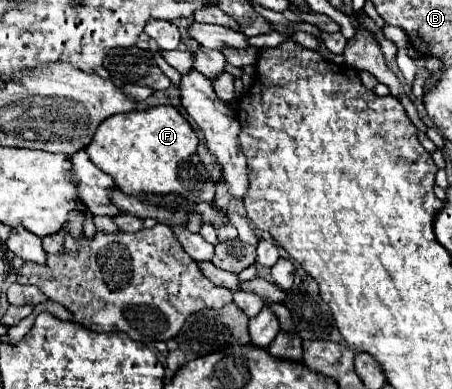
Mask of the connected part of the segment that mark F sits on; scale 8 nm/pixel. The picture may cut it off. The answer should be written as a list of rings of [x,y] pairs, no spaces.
[[[158,105],[104,119],[86,153],[126,195],[180,193],[190,201],[214,201],[214,183],[198,159],[196,147],[198,137],[180,111],[172,105]]]

